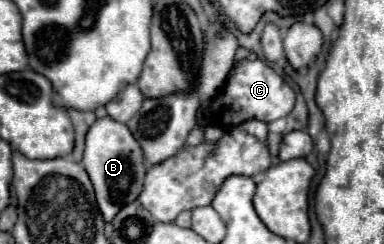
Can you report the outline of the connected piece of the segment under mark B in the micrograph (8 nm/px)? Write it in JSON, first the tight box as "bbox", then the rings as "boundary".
{"bbox":[81,116,147,222],"boundary":[[[109,116],[99,118],[89,128],[81,164],[85,166],[85,170],[93,182],[97,206],[99,206],[105,222],[111,222],[125,204],[133,202],[141,194],[145,172],[147,172],[143,152],[139,148],[137,140],[133,138],[133,134],[129,132],[129,128],[125,124],[111,120]]]}

